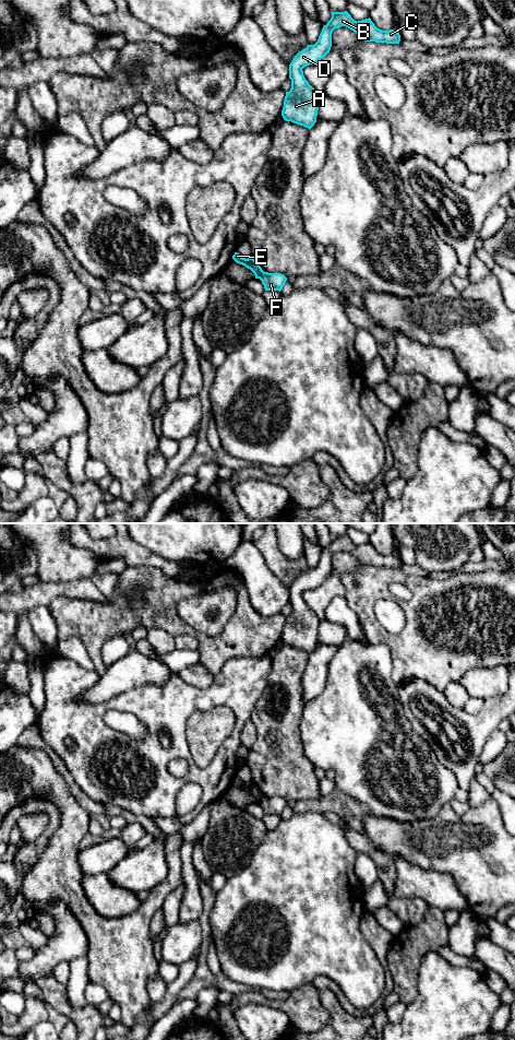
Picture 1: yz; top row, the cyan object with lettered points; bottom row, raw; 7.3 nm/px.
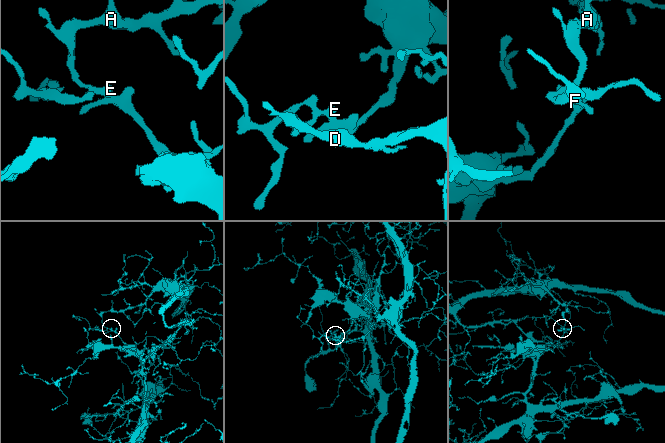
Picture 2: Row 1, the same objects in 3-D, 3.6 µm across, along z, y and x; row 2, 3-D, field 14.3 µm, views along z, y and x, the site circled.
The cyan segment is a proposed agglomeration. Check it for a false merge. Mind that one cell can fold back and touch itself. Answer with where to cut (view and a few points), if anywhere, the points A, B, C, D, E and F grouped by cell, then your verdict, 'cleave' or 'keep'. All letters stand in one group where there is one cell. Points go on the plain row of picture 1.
cut yz (264, 796), (259, 802); groups A B C D E / F; cleave

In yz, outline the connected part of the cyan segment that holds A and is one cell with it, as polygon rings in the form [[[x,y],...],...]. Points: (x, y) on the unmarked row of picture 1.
[[[347,535],[332,536],[332,542],[323,551],[318,566],[299,576],[289,589],[291,613],[286,616],[284,625],[282,635],[284,645],[303,650],[309,654],[316,647],[320,618],[306,604],[302,593],[318,588],[330,577],[332,557],[342,551],[350,553],[364,566],[386,568],[399,568],[400,566],[399,557],[393,554],[382,555],[378,553],[370,542],[357,546]]]

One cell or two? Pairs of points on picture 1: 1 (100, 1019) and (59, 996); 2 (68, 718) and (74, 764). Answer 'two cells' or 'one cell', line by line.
1: one cell
2: one cell

